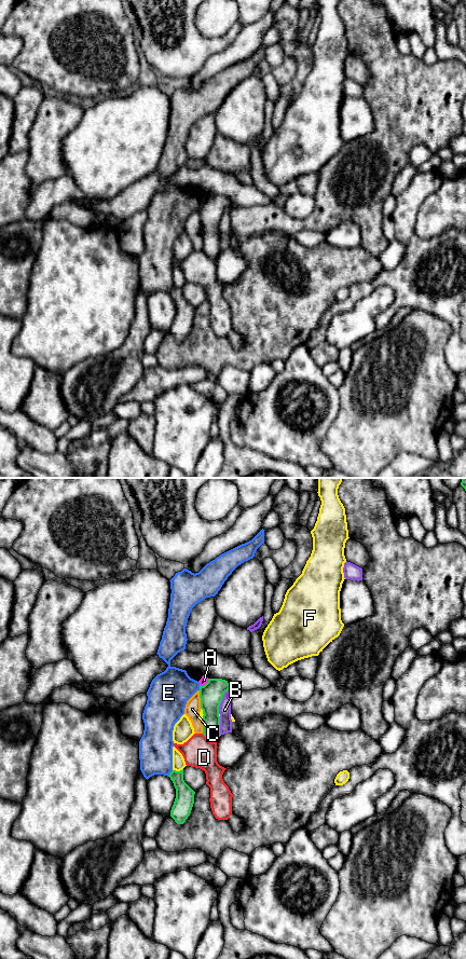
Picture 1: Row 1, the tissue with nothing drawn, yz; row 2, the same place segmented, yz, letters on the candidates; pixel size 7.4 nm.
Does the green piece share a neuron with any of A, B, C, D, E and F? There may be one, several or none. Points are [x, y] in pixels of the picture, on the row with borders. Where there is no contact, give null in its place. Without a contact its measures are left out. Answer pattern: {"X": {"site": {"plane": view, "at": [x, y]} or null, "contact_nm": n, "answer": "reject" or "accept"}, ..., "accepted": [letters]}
{"A": {"site": {"plane": "yz", "at": [205, 684]}, "contact_nm": 100, "answer": "reject"}, "B": {"site": {"plane": "yz", "at": [221, 700]}, "contact_nm": 200, "answer": "reject"}, "C": {"site": {"plane": "yz", "at": [201, 699]}, "contact_nm": 140, "answer": "reject"}, "D": {"site": {"plane": "yz", "at": [209, 740]}, "contact_nm": 130, "answer": "reject"}, "E": {"site": {"plane": "yz", "at": [169, 773]}, "contact_nm": 60, "answer": "reject"}, "F": {"site": {"plane": "yz", "at": [177, 771]}, "contact_nm": 80, "answer": "reject"}, "accepted": []}

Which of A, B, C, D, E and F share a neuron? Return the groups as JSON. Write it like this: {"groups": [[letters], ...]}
{"groups": [["A"], ["B"], ["C"], ["D"], ["E"], ["F"]]}

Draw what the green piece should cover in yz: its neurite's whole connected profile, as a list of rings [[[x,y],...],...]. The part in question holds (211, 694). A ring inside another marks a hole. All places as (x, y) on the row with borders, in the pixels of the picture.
[[[209,679],[204,686],[200,686],[201,709],[203,710],[203,735],[210,741],[217,742],[220,735],[219,707],[225,691],[231,690],[228,681]]]

